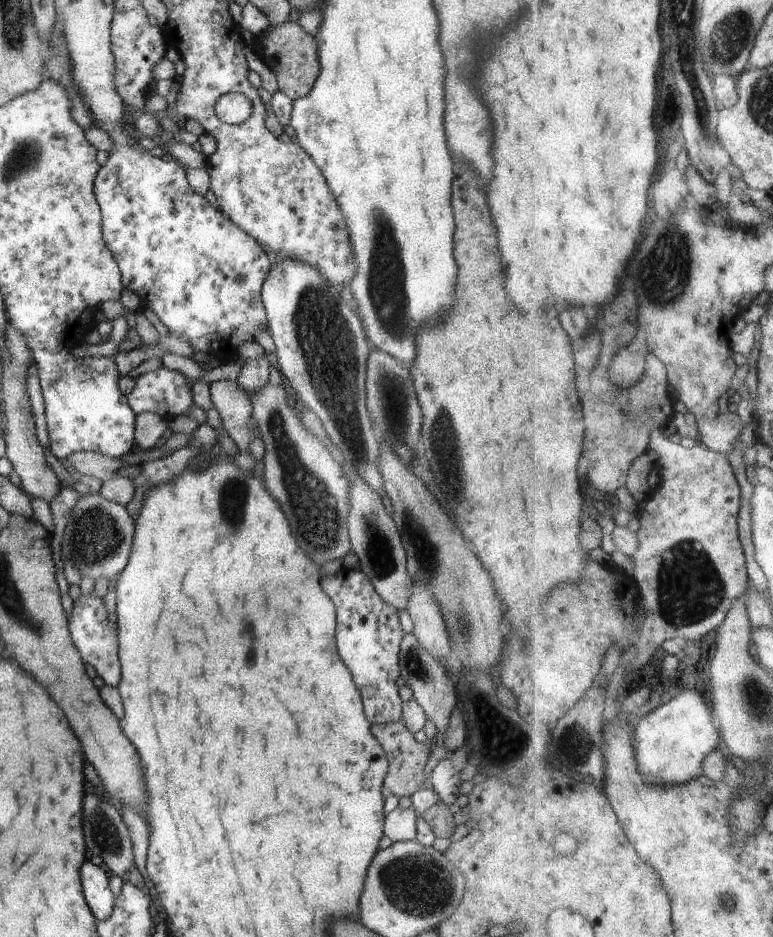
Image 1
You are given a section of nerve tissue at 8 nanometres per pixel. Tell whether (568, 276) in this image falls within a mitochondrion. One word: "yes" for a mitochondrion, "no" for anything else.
no

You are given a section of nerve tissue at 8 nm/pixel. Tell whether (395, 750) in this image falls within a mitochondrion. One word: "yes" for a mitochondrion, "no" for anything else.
no

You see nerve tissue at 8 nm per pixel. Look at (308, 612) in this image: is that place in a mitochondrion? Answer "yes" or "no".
no

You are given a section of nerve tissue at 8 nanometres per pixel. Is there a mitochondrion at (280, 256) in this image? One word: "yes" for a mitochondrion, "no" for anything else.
no

